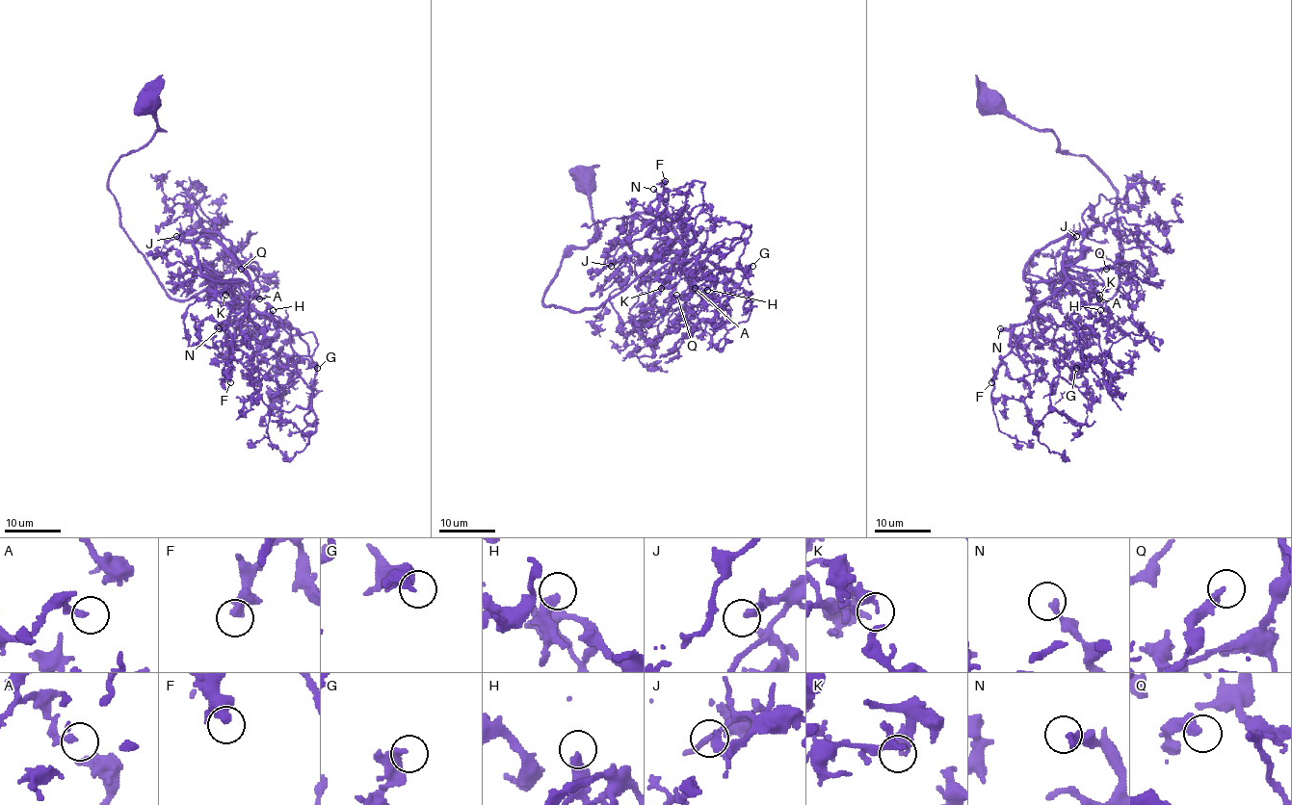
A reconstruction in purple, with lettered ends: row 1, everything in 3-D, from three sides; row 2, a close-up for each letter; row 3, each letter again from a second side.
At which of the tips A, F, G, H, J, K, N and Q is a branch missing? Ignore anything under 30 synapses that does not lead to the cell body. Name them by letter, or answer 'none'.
none

